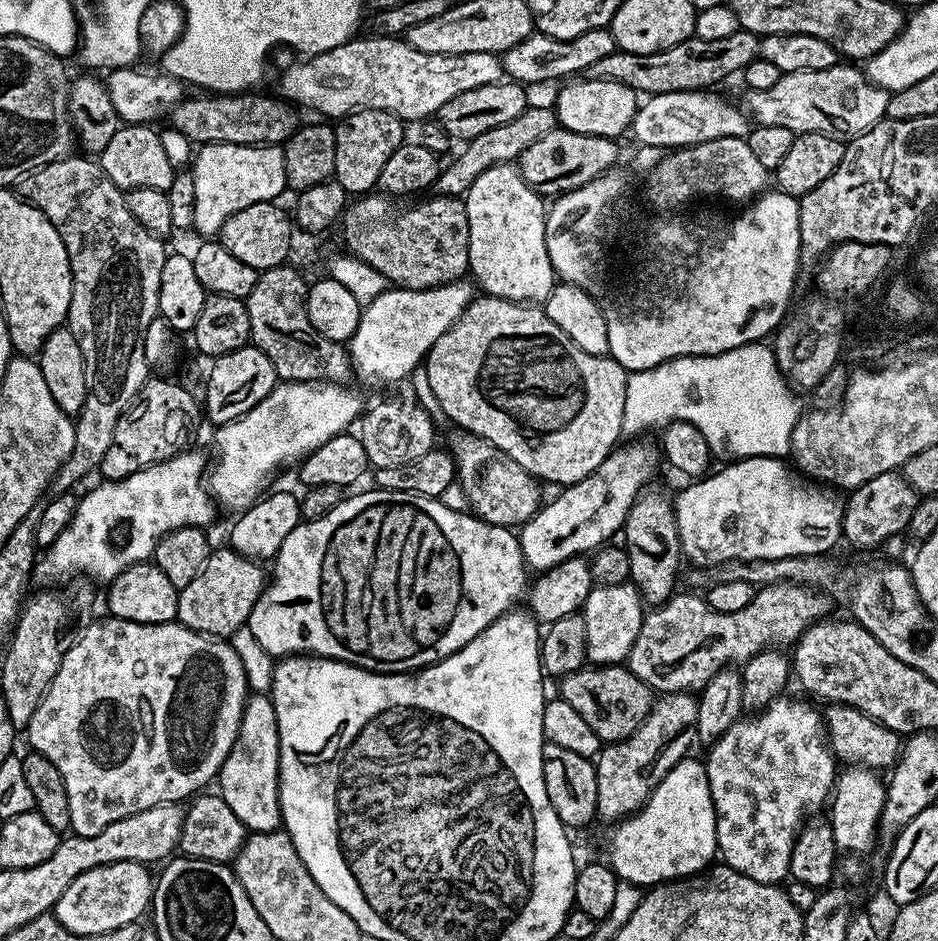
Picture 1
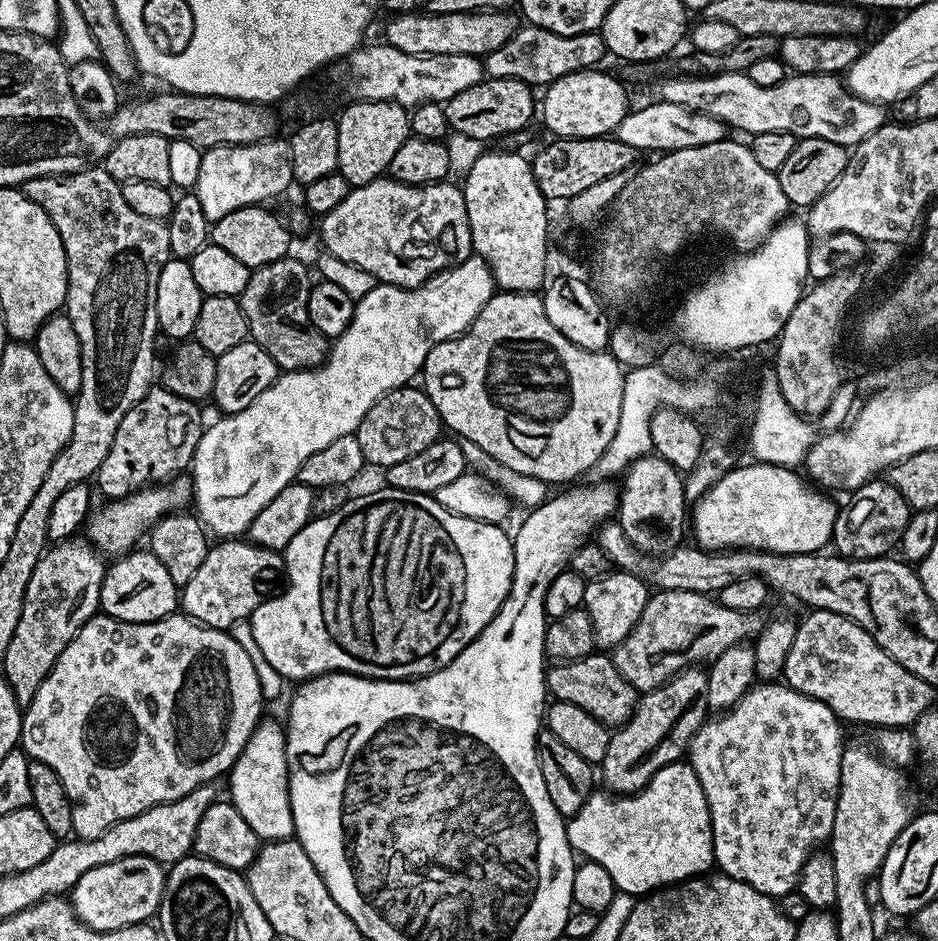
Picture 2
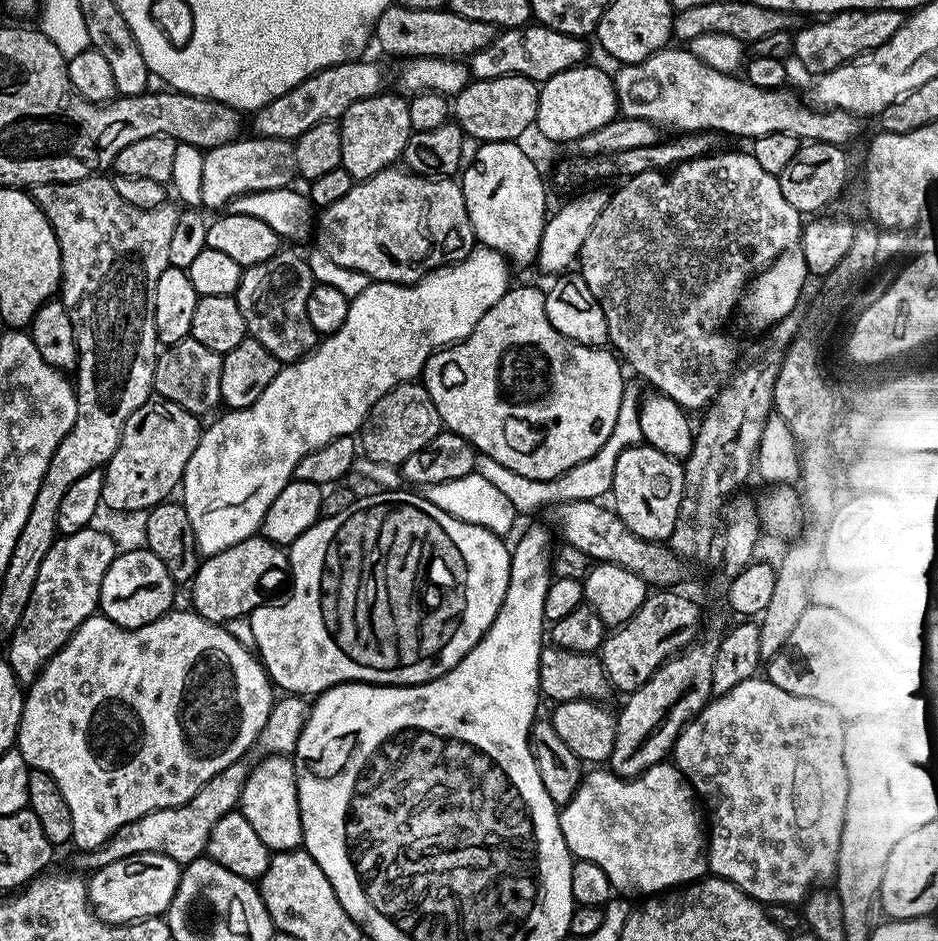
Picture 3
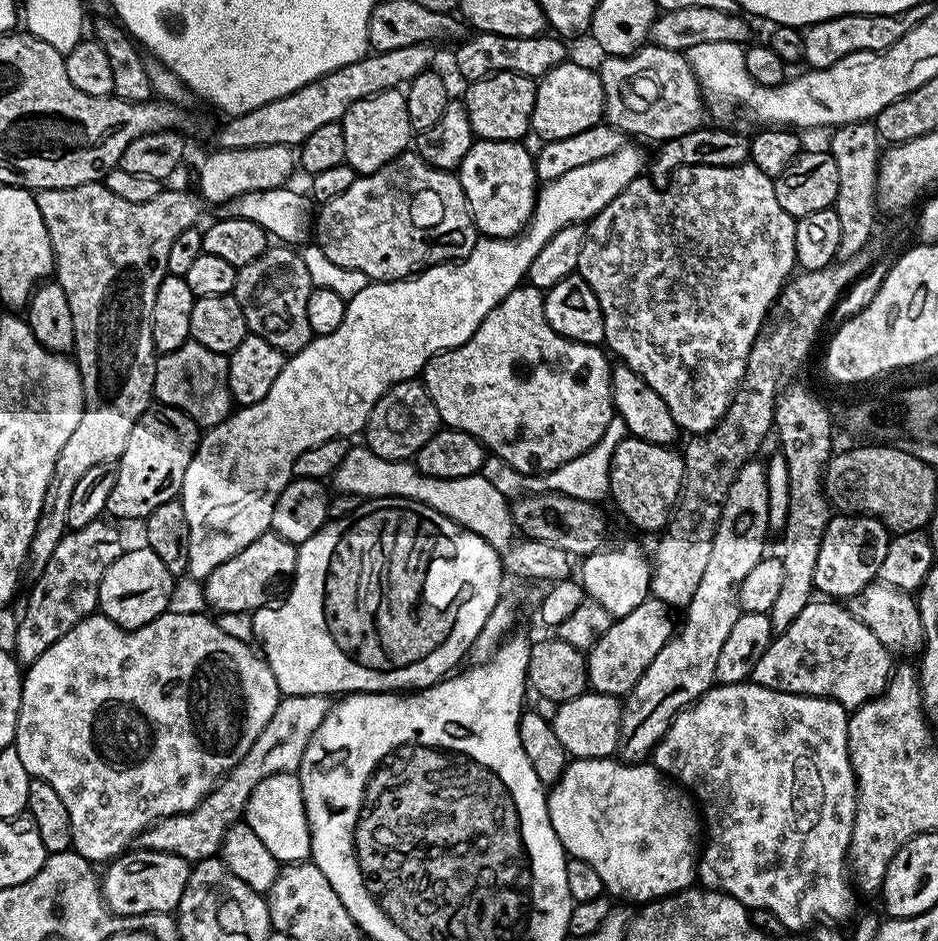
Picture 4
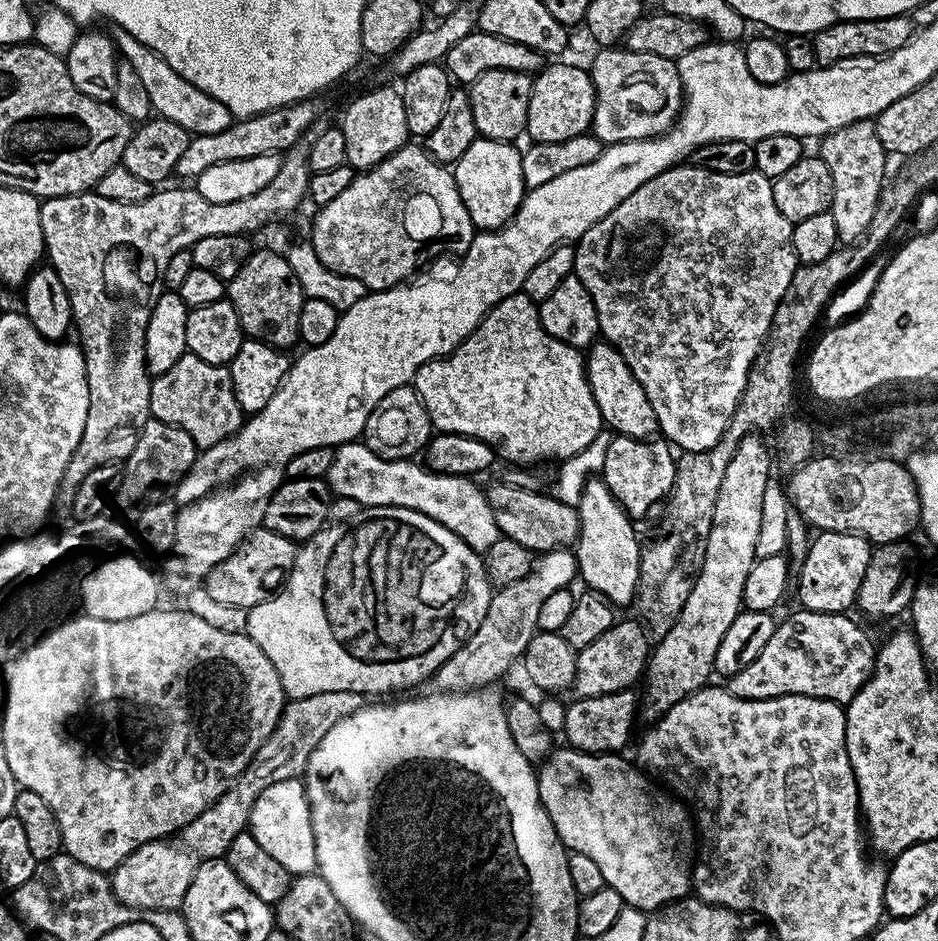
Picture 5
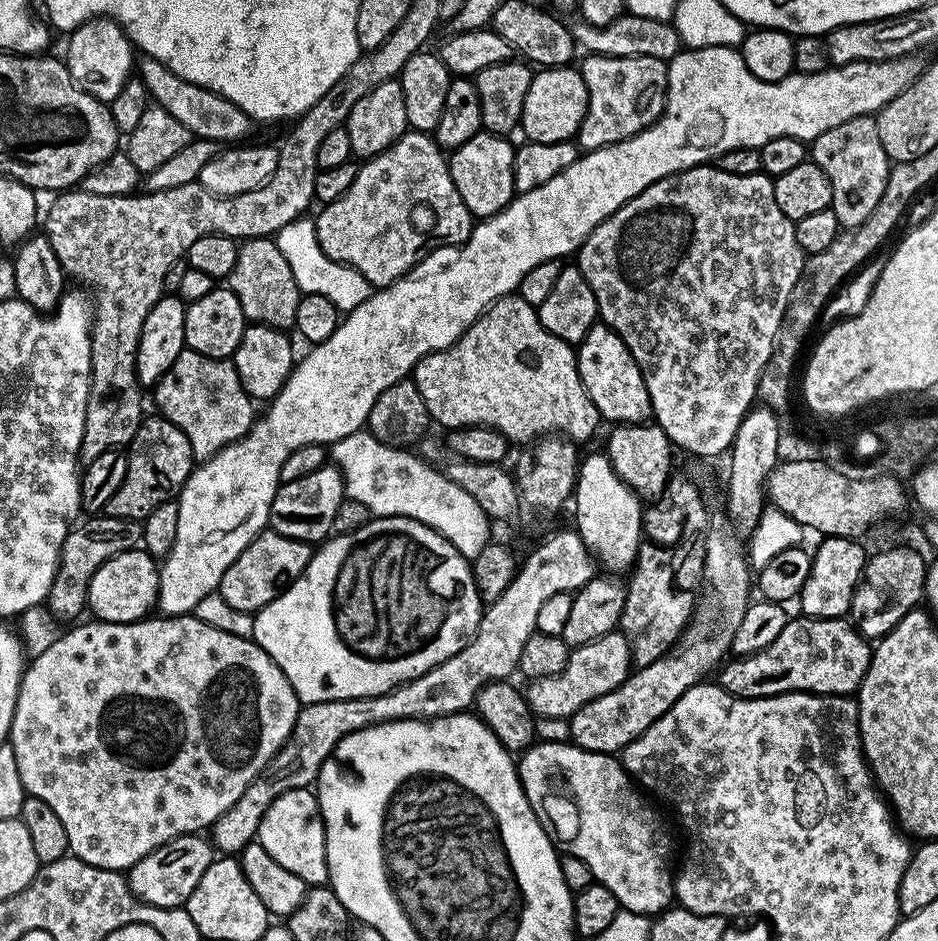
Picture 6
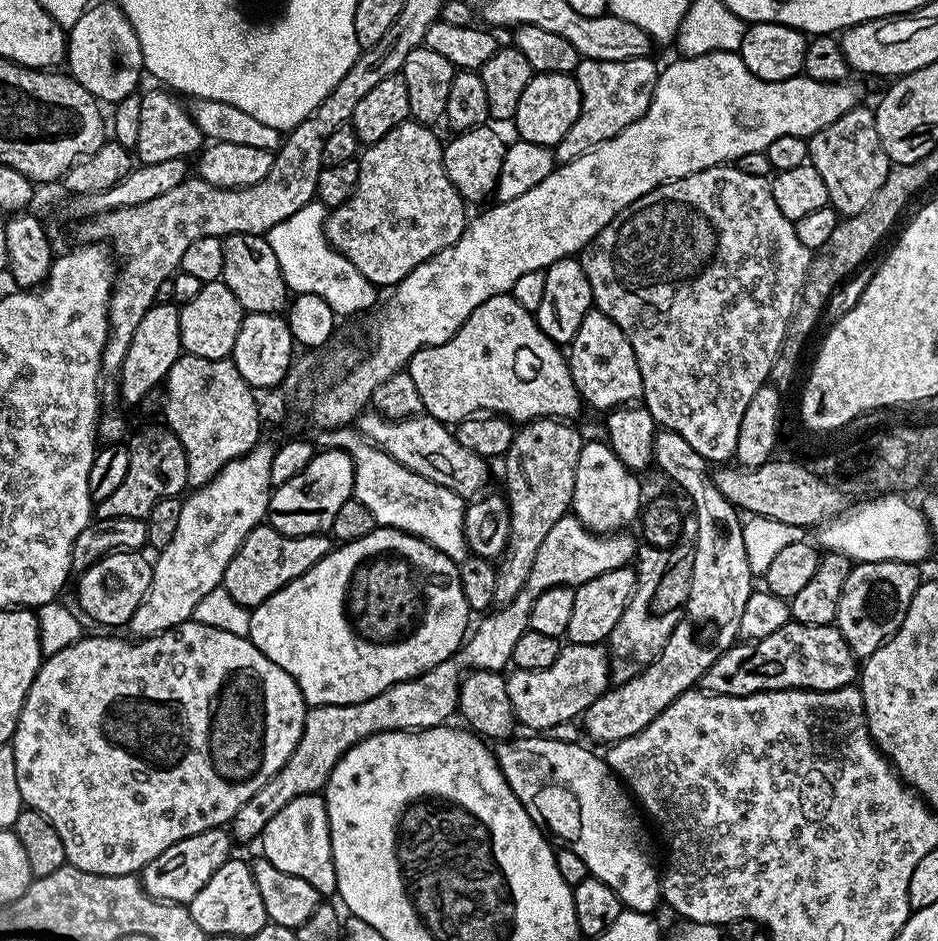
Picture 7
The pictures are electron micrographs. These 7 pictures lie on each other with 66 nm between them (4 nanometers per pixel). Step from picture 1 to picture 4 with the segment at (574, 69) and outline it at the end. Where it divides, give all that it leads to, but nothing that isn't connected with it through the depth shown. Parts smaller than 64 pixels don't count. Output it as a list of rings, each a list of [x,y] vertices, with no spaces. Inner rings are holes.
[[[489,32],[472,34],[456,52],[456,68],[464,82],[480,80],[483,76],[491,76],[493,72],[517,72],[523,76],[539,78],[569,59],[564,44],[565,41],[555,34],[530,38],[510,38]]]

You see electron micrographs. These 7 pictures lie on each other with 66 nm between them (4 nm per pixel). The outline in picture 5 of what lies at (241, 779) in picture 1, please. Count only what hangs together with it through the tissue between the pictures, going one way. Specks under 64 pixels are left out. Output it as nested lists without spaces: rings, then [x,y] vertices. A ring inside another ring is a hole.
[[[303,779],[274,780],[265,784],[252,807],[248,828],[258,846],[262,846],[262,850],[266,850],[266,854],[270,854],[270,858],[274,858],[274,862],[281,864],[289,874],[297,877],[317,871],[314,826]]]

